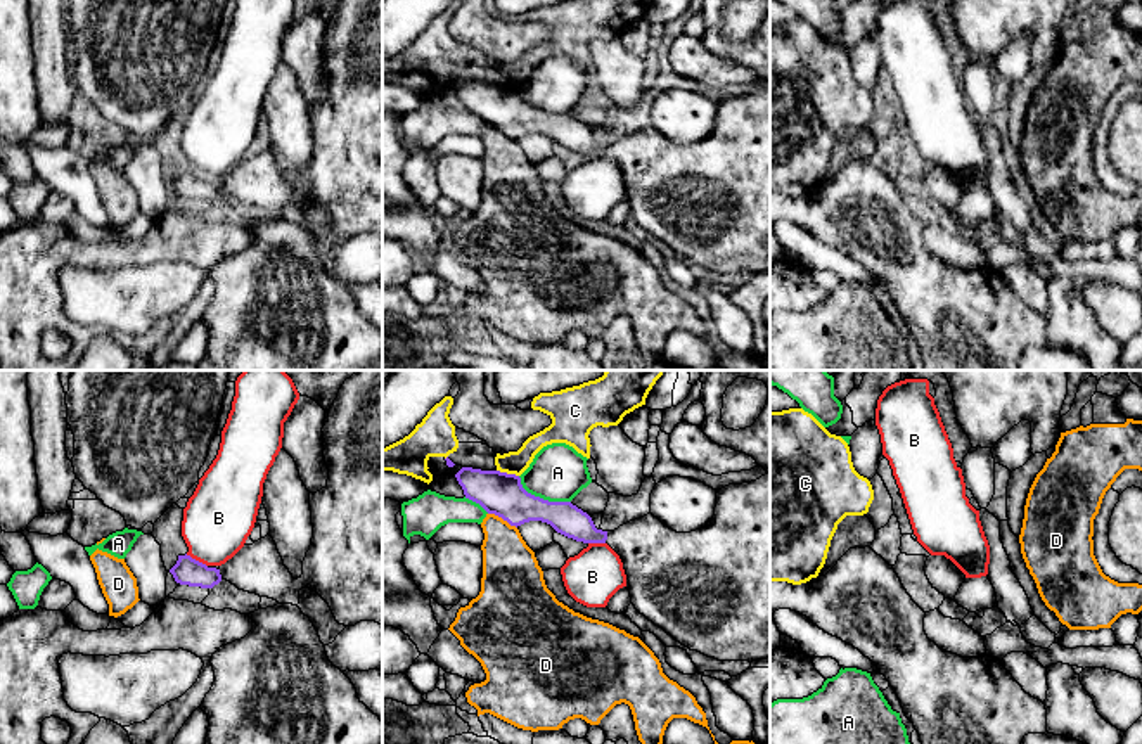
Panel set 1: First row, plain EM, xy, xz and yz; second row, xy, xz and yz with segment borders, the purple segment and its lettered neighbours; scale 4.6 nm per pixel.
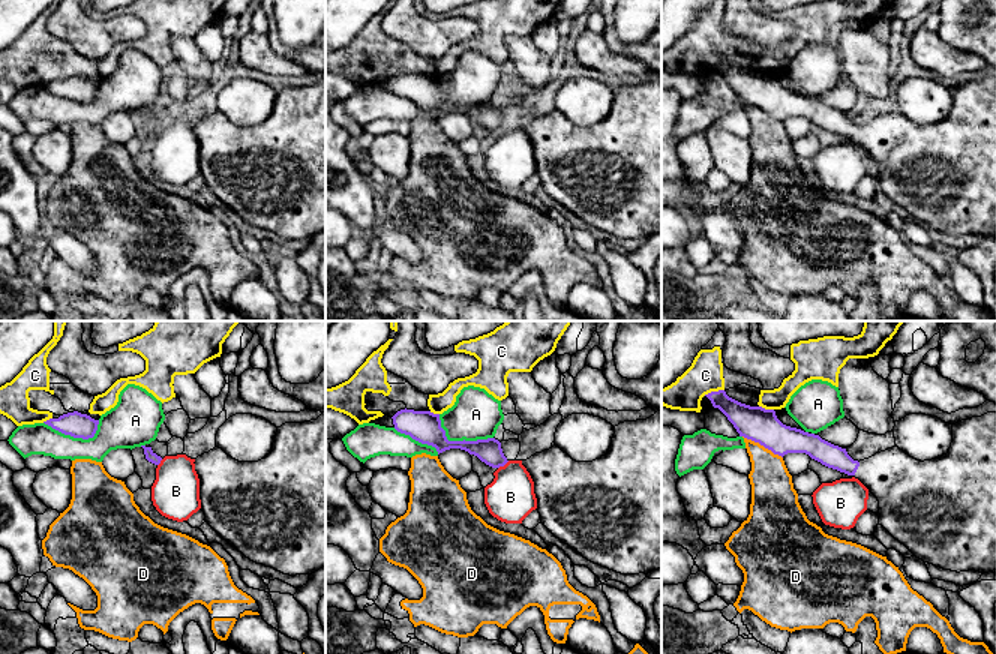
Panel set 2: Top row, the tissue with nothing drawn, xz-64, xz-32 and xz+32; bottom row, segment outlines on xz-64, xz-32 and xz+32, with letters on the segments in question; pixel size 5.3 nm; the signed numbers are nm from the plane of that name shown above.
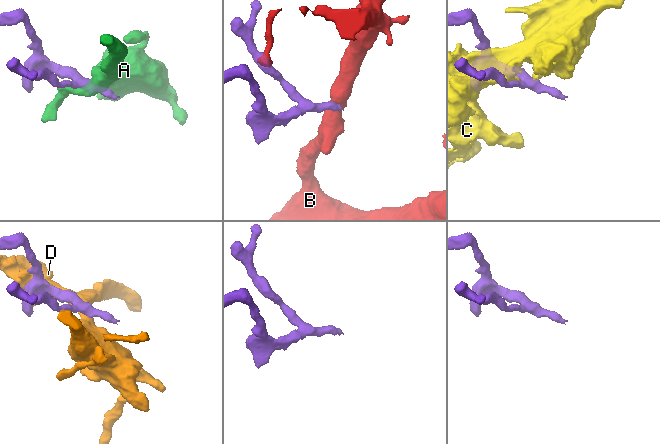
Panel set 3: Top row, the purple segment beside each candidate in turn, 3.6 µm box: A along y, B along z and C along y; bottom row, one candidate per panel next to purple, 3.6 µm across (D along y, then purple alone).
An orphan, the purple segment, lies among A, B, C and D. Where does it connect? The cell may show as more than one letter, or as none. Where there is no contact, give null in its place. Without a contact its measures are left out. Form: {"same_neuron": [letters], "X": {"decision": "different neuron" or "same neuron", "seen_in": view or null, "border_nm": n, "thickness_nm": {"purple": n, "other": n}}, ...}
{"same_neuron": [], "A": {"decision": "different neuron", "seen_in": "xz", "border_nm": 280, "thickness_nm": {"purple": 200, "other": 260}}, "B": {"decision": "different neuron", "seen_in": "xy", "border_nm": 120, "thickness_nm": {"purple": 130, "other": 320}}, "C": {"decision": "different neuron", "seen_in": "xz", "border_nm": 110, "thickness_nm": {"purple": 200, "other": 110}}, "D": {"decision": "different neuron", "seen_in": "xz", "border_nm": 150, "thickness_nm": {"purple": 200, "other": 260}}}

